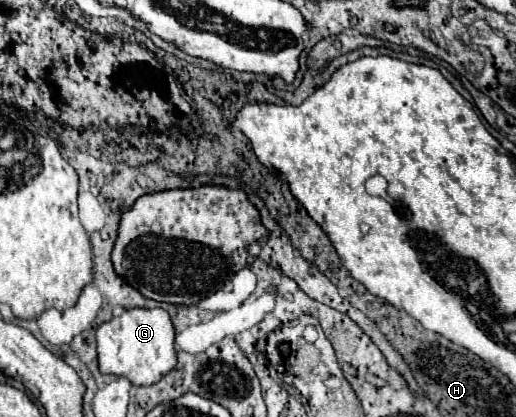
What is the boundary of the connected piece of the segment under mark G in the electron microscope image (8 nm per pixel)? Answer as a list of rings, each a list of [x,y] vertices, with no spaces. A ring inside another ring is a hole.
[[[127,309],[123,315],[99,325],[96,329],[97,359],[101,373],[113,373],[127,377],[133,385],[153,385],[165,377],[177,365],[177,353],[173,347],[175,329],[165,309]]]

